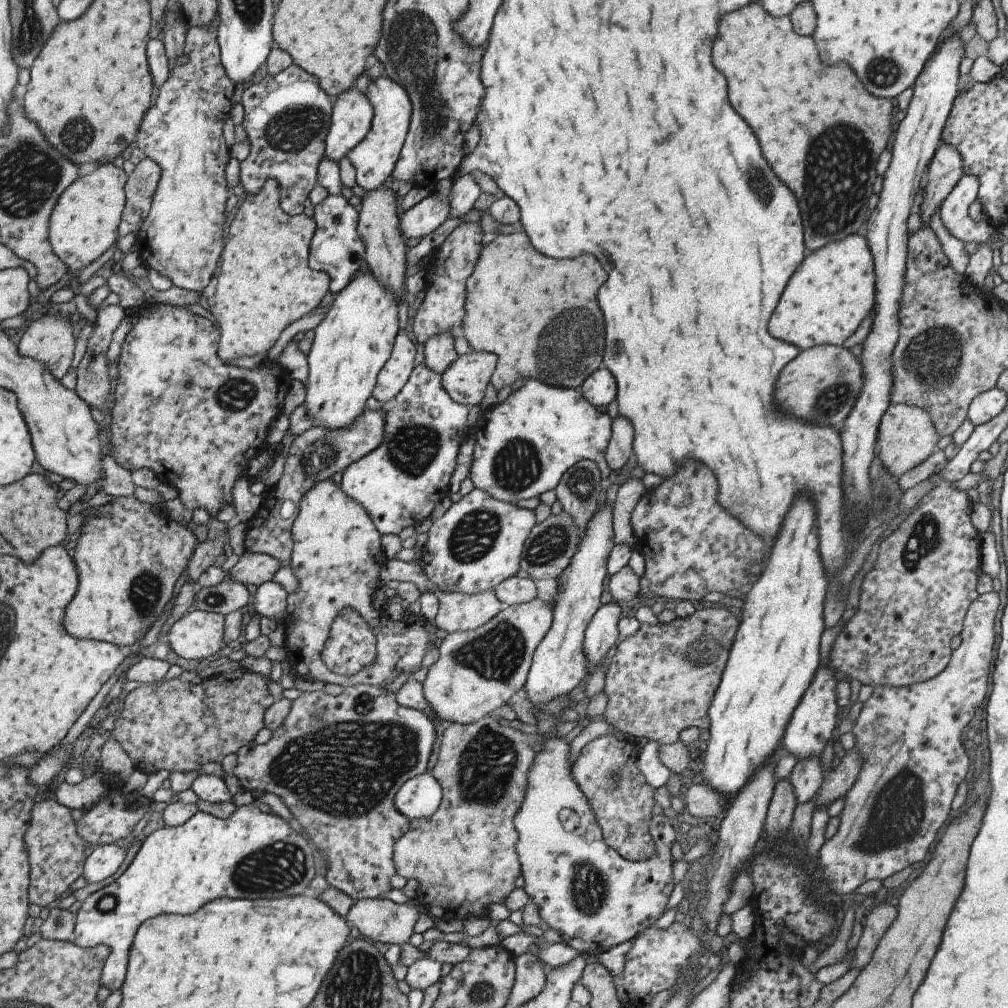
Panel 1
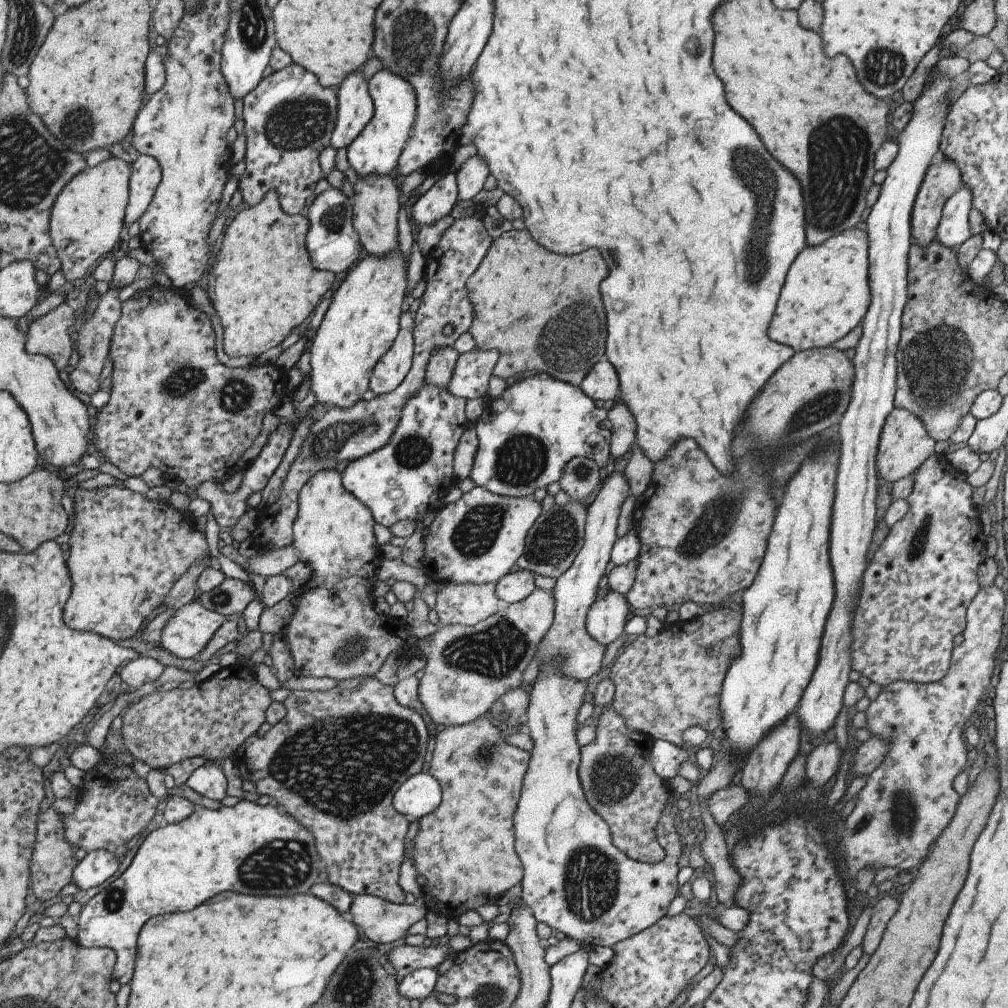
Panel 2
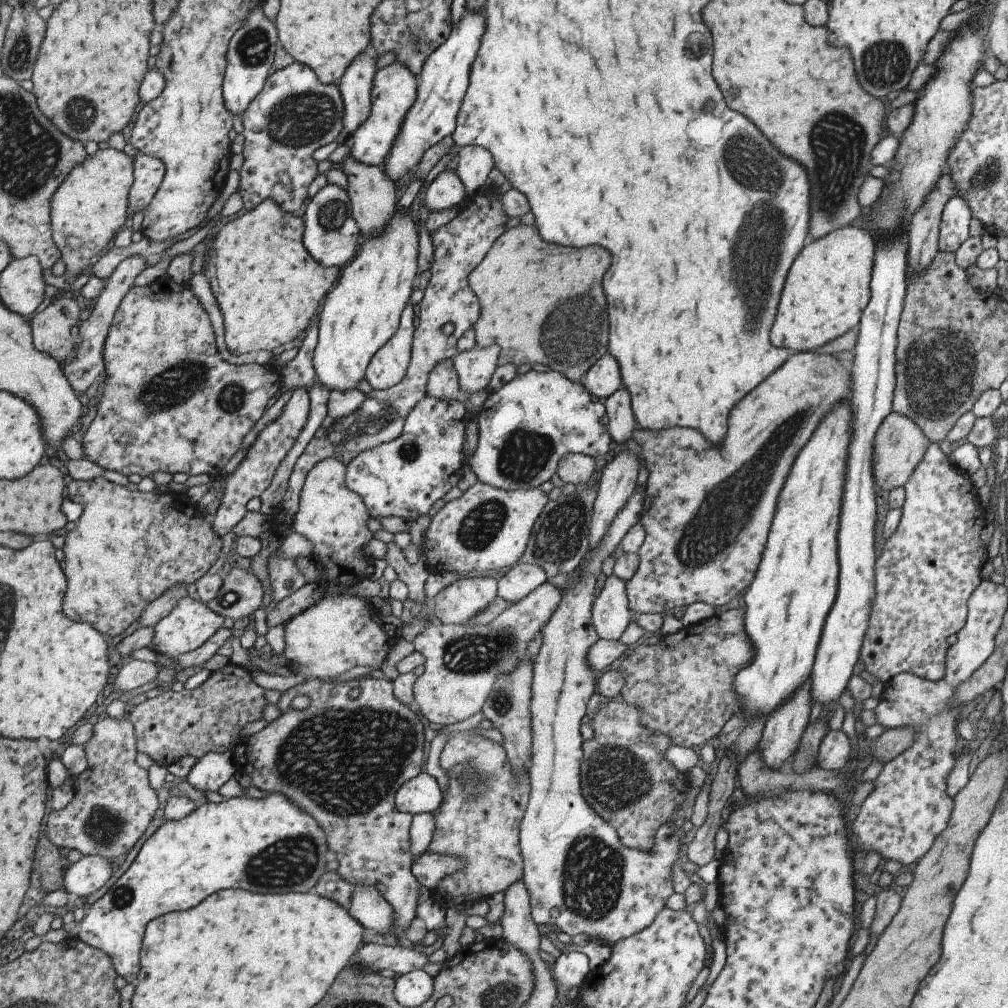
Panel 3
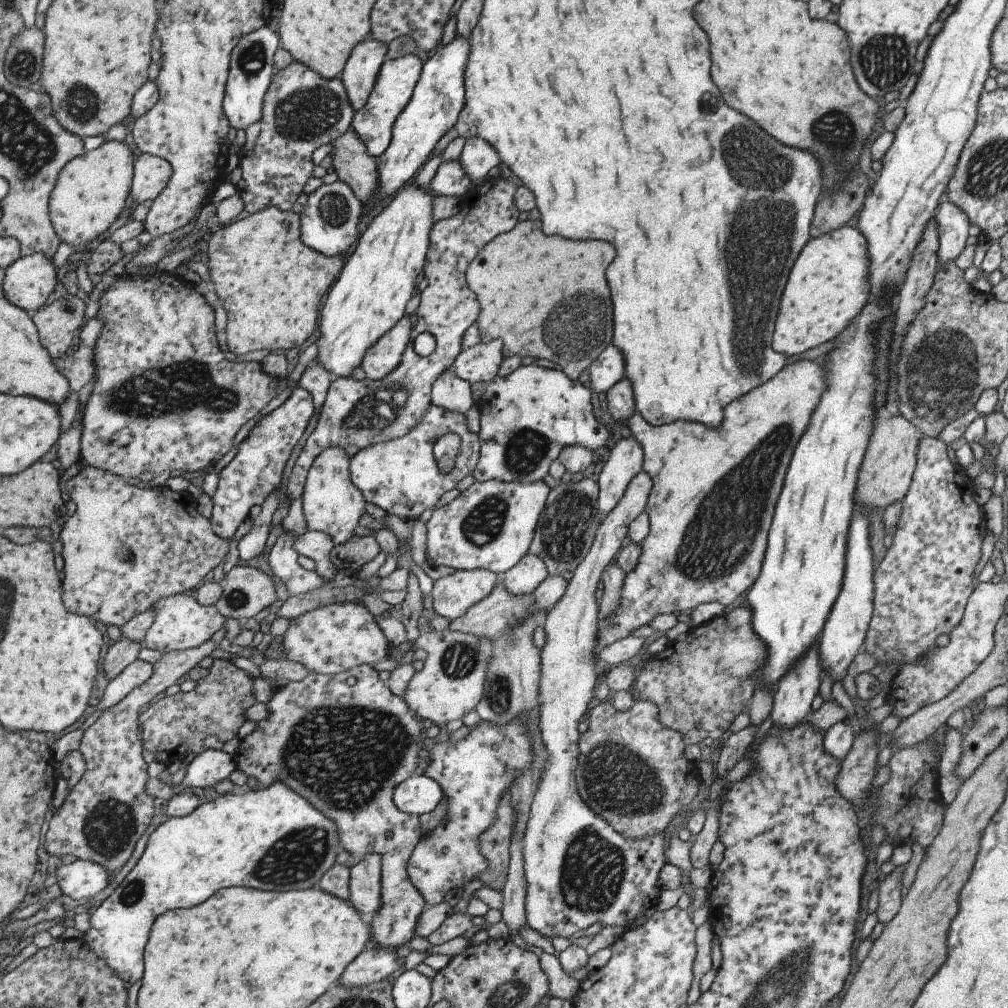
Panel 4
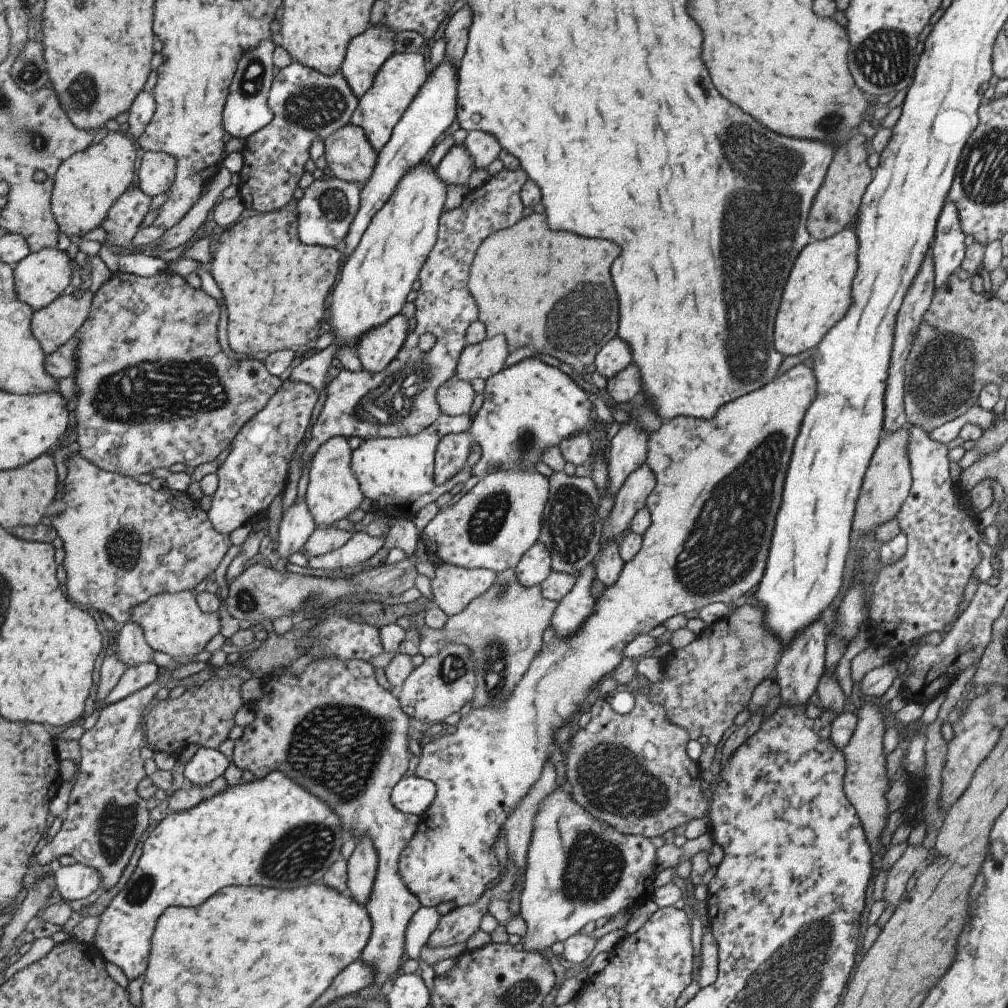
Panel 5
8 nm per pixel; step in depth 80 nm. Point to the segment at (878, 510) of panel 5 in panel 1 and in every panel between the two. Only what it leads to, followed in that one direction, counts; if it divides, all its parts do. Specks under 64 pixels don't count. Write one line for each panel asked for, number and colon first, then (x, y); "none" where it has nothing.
1: (905, 437)
2: (903, 444)
3: (898, 443)
4: (885, 473)

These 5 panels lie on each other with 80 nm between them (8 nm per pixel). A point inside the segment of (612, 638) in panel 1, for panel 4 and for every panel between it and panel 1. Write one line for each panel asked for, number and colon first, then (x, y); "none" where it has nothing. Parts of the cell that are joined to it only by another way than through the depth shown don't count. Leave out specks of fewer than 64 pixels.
2: (605, 619)
3: (610, 614)
4: (611, 577)

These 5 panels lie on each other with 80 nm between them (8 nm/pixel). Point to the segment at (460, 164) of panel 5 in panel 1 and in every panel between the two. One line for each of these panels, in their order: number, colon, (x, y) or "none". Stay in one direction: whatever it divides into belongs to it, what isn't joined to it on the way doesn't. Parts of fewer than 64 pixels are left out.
1: (420, 219)
2: (437, 201)
3: (446, 190)
4: (449, 179)

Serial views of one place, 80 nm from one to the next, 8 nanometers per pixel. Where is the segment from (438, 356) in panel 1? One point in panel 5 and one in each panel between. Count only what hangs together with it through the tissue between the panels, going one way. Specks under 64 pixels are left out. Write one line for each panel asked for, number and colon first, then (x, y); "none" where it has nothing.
2: (438, 371)
3: (442, 383)
4: (449, 392)
5: (454, 398)

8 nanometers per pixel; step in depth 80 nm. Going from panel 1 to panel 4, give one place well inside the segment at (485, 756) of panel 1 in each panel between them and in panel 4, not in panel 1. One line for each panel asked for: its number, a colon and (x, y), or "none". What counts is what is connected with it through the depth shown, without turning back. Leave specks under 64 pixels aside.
2: (465, 849)
3: (485, 830)
4: (494, 842)

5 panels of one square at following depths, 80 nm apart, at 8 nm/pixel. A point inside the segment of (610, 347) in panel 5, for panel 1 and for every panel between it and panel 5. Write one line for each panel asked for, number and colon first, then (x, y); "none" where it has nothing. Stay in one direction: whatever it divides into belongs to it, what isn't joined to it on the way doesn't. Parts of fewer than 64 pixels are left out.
1: (599, 389)
2: (600, 383)
3: (602, 379)
4: (607, 368)

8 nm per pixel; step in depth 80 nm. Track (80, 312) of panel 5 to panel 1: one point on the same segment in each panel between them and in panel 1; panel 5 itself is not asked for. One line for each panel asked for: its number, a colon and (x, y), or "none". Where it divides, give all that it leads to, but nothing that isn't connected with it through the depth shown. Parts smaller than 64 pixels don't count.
1: (48, 339)
2: (48, 334)
3: (52, 328)
4: (57, 323)

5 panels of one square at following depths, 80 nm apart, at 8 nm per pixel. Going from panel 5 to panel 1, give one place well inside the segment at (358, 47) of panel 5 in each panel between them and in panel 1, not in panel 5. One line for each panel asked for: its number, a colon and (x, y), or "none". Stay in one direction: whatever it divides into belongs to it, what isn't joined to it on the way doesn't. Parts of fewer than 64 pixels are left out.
1: (351, 113)
2: (354, 110)
3: (354, 85)
4: (362, 65)

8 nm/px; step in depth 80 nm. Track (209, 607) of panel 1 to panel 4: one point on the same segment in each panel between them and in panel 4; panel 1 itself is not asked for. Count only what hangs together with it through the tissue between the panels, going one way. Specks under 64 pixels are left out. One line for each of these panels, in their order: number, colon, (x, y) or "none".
2: (232, 595)
3: (239, 595)
4: (246, 590)

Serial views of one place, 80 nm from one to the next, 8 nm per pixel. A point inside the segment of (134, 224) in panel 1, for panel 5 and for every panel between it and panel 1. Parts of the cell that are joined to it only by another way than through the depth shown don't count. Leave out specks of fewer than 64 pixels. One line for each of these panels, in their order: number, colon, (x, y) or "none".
2: (144, 172)
3: (147, 172)
4: (150, 173)
5: (156, 171)

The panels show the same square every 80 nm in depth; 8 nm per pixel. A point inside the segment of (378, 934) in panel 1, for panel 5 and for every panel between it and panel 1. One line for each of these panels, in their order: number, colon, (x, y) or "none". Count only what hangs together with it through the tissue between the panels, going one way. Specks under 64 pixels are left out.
2: (381, 921)
3: (367, 906)
4: (364, 876)
5: (361, 866)

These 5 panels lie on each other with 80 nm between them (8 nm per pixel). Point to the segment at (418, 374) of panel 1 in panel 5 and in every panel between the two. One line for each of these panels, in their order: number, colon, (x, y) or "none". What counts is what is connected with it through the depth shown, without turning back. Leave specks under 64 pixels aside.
2: (407, 477)
3: (404, 477)
4: (399, 475)
5: (396, 474)

